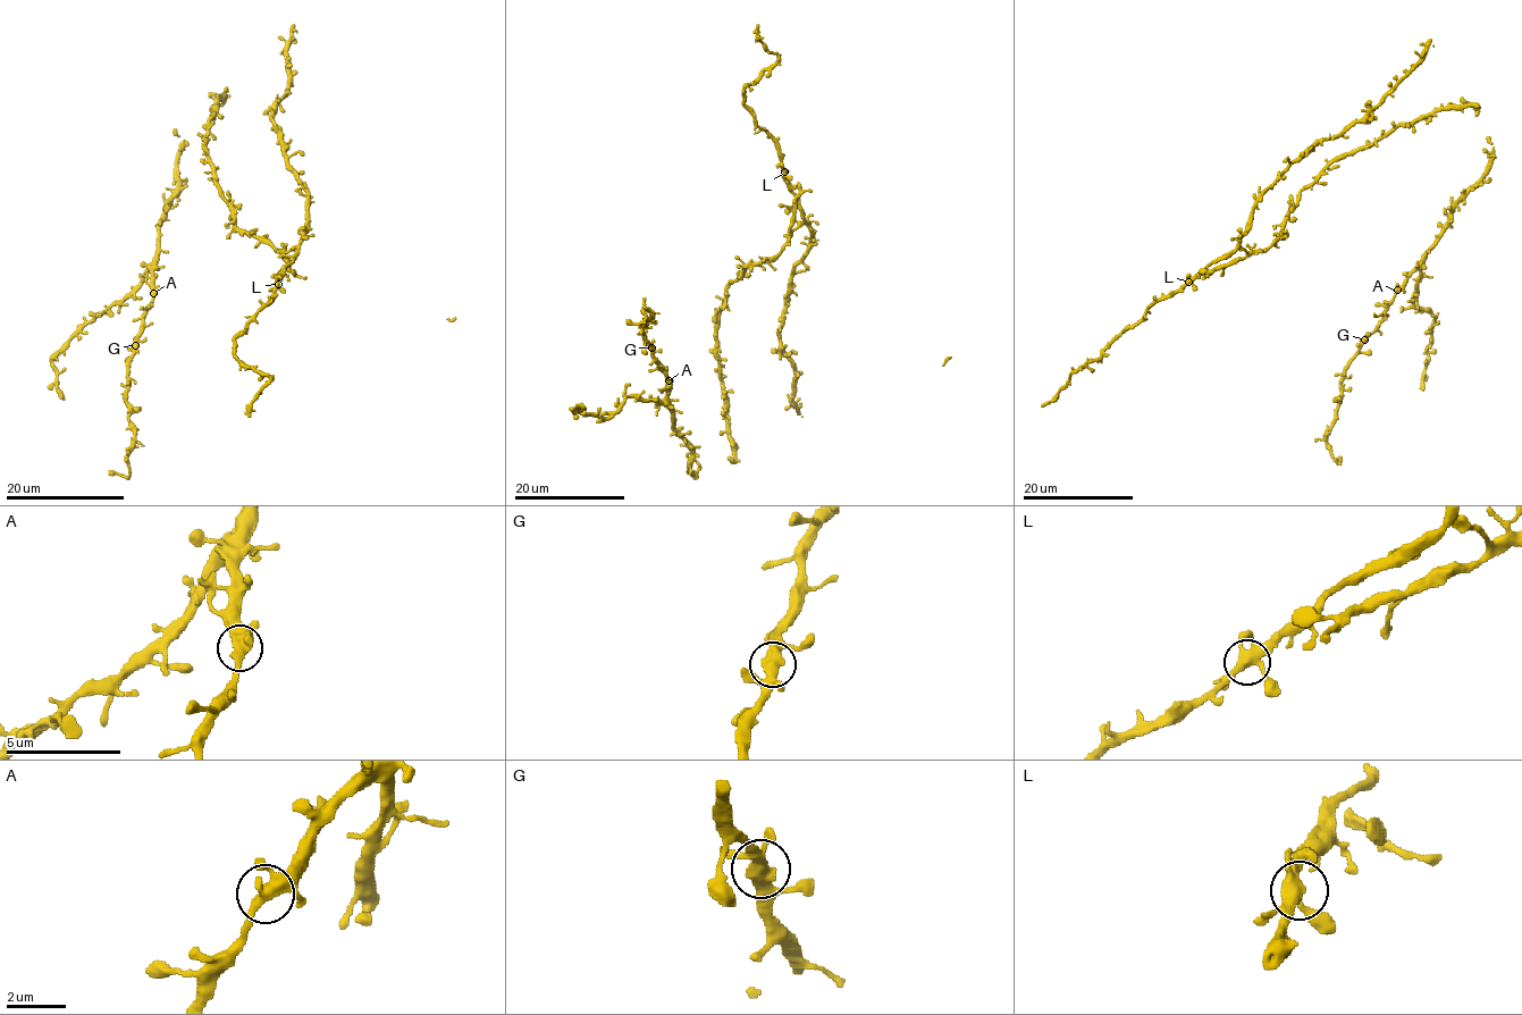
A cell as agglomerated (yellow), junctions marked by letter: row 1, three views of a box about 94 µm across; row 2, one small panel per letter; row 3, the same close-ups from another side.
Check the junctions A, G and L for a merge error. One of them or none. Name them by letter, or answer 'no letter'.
no letter

